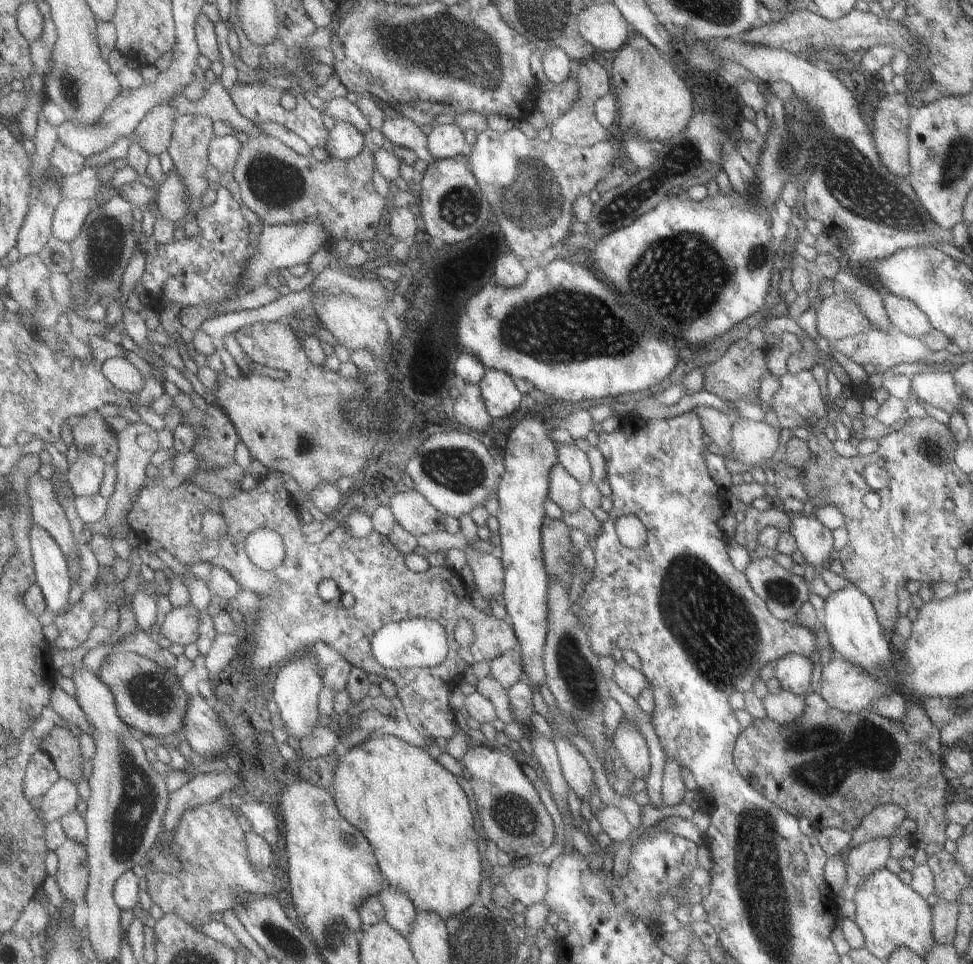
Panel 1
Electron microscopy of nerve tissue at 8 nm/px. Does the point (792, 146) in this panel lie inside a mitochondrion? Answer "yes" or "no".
yes

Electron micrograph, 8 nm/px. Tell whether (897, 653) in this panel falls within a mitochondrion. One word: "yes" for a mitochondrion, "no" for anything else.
no

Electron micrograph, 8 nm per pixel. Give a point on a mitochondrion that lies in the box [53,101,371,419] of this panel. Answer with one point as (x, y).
(277, 184)

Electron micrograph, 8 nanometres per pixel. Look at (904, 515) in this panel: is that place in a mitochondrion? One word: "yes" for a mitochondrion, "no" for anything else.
yes

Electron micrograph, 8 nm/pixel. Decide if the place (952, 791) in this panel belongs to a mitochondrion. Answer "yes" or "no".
no

